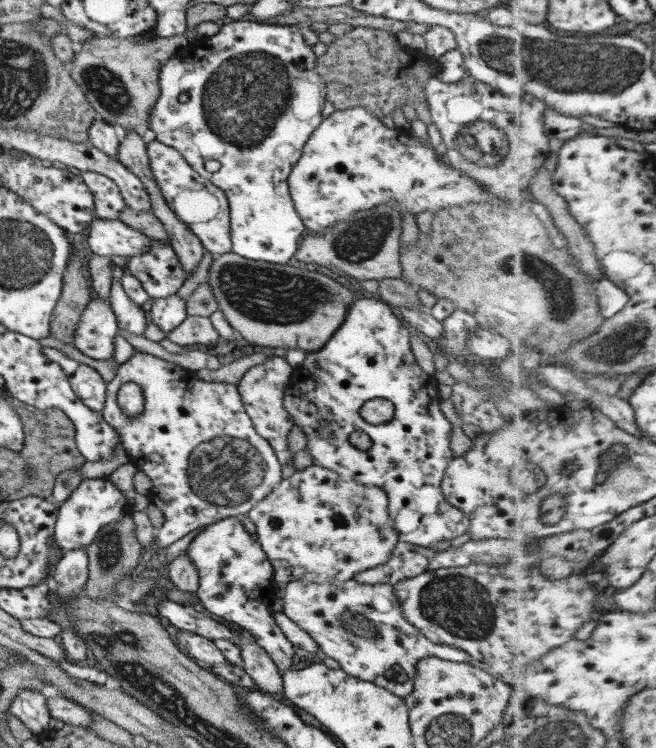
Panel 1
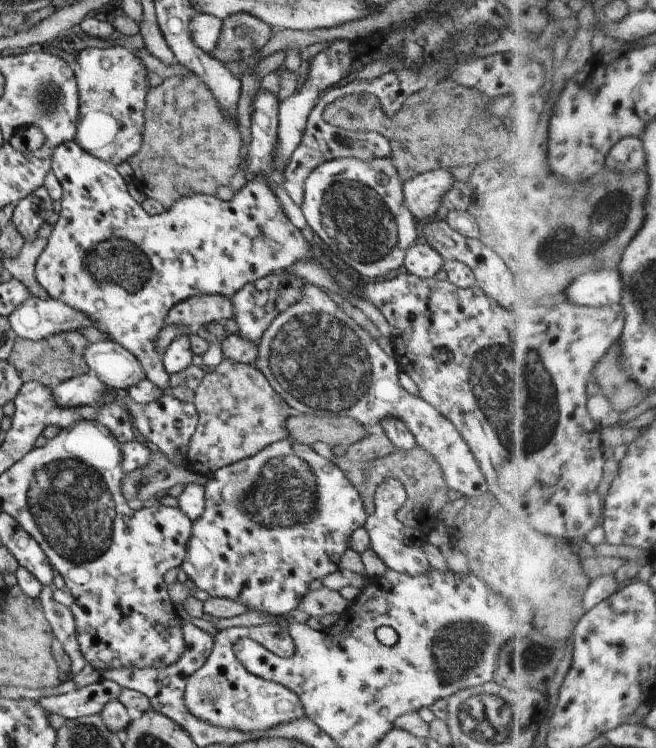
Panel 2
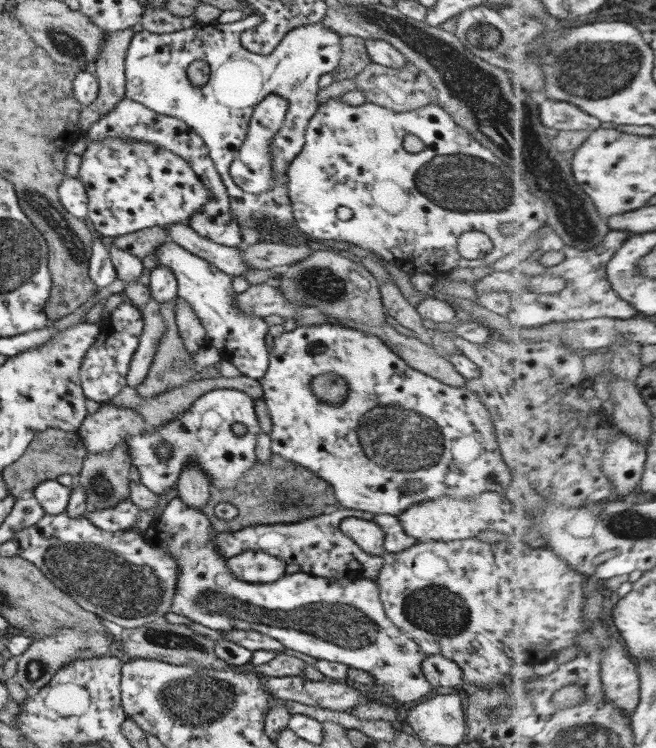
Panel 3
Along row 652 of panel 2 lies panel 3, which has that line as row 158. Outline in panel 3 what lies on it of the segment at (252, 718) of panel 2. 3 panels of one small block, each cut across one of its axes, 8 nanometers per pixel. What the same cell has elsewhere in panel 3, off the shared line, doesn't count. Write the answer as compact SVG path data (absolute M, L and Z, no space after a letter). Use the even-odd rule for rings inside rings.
M249 11L241 20L229 24L216 22L208 25L196 25L169 34L153 34L142 30L133 33L124 60L124 97L133 102L141 103L154 113L178 118L190 129L193 129L193 132L203 141L207 154L226 188L230 215L240 227L247 226L247 228L254 228L258 232L265 226L275 226L275 229L277 227L287 228L293 220L292 208L287 199L286 186L282 182L284 179L282 176L293 158L303 151L304 132L307 123L318 107L317 91L319 88L317 87L317 80L319 80L319 76L331 73L338 66L341 54L341 36L325 28L321 21L292 28L277 43L270 54L259 55L245 51L240 43L240 35L263 24L262 15ZM195 60L202 60L209 65L208 81L200 87L191 85L185 76L187 67ZM270 94L276 94L286 100L286 111L282 119L282 125L270 140L272 156L270 169L274 176L274 184L270 186L269 190L255 195L245 193L232 182L229 167L231 161L235 158L236 150L245 140L246 128L252 110L256 104L259 104L263 98Z

